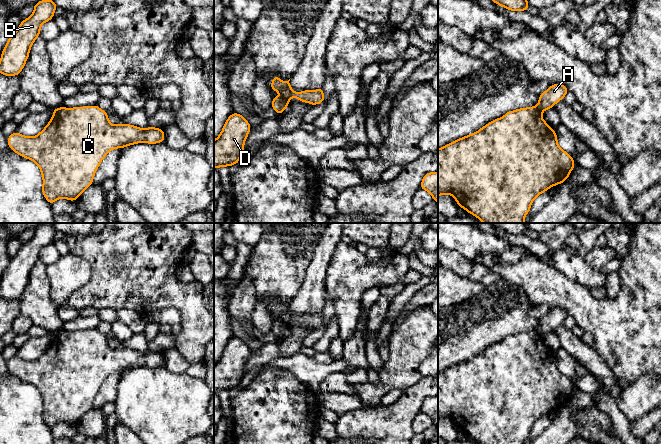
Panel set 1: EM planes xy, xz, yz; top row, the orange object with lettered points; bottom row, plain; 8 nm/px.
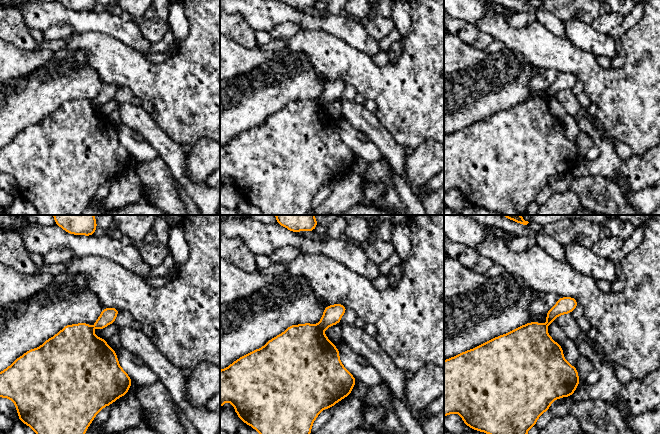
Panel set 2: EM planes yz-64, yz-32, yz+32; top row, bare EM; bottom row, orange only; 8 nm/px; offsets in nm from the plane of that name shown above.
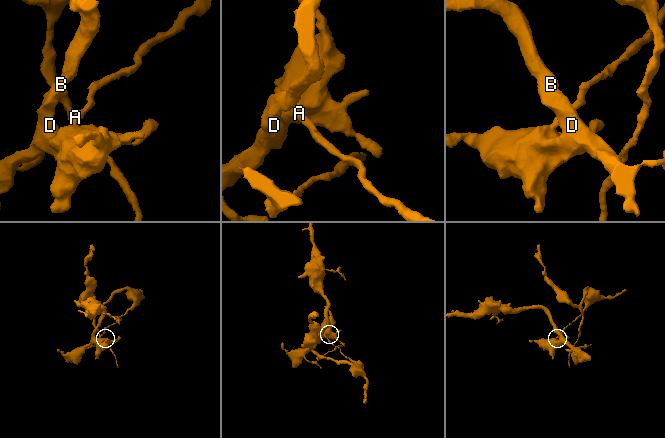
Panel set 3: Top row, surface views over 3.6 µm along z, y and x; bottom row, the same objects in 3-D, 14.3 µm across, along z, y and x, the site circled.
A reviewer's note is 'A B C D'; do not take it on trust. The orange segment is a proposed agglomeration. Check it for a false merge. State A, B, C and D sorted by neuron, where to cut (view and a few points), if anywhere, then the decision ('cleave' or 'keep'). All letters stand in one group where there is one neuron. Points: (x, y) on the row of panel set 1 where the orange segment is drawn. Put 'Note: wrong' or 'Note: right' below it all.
A / B C D; cut in yz along (534, 107), (539, 114); cleave
Note: wrong

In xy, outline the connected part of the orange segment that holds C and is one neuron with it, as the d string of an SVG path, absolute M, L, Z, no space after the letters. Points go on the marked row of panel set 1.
M94 105L61 107L54 111L50 122L38 135L27 137L14 132L7 140L11 150L38 165L43 178L43 195L52 204L59 198L76 201L92 184L101 161L111 150L141 142L162 143L164 138L161 128L141 129L130 124L112 125L106 111Z

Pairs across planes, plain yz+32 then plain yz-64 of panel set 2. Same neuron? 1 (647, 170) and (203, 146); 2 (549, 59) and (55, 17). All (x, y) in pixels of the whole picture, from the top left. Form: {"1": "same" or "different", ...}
{"1": "same", "2": "different"}

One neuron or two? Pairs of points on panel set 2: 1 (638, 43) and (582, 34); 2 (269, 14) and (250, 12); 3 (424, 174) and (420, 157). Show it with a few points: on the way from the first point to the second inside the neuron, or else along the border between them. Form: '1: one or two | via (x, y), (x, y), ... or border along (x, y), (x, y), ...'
1: two | border along (616, 36), (618, 39)
2: one | via (264, 14), (255, 12)
3: one | via (422, 170), (422, 161)

